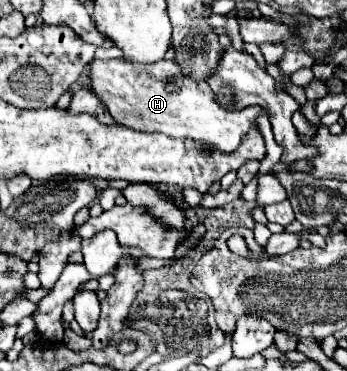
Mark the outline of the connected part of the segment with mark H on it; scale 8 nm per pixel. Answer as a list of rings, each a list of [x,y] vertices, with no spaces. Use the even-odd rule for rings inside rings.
[[[96,59],[90,65],[90,87],[106,103],[108,113],[116,123],[134,127],[136,131],[156,131],[168,137],[186,137],[220,149],[234,151],[248,129],[256,123],[260,107],[246,107],[240,111],[226,111],[216,103],[216,97],[204,79],[194,81],[174,61],[160,63],[124,63],[124,59]]]

